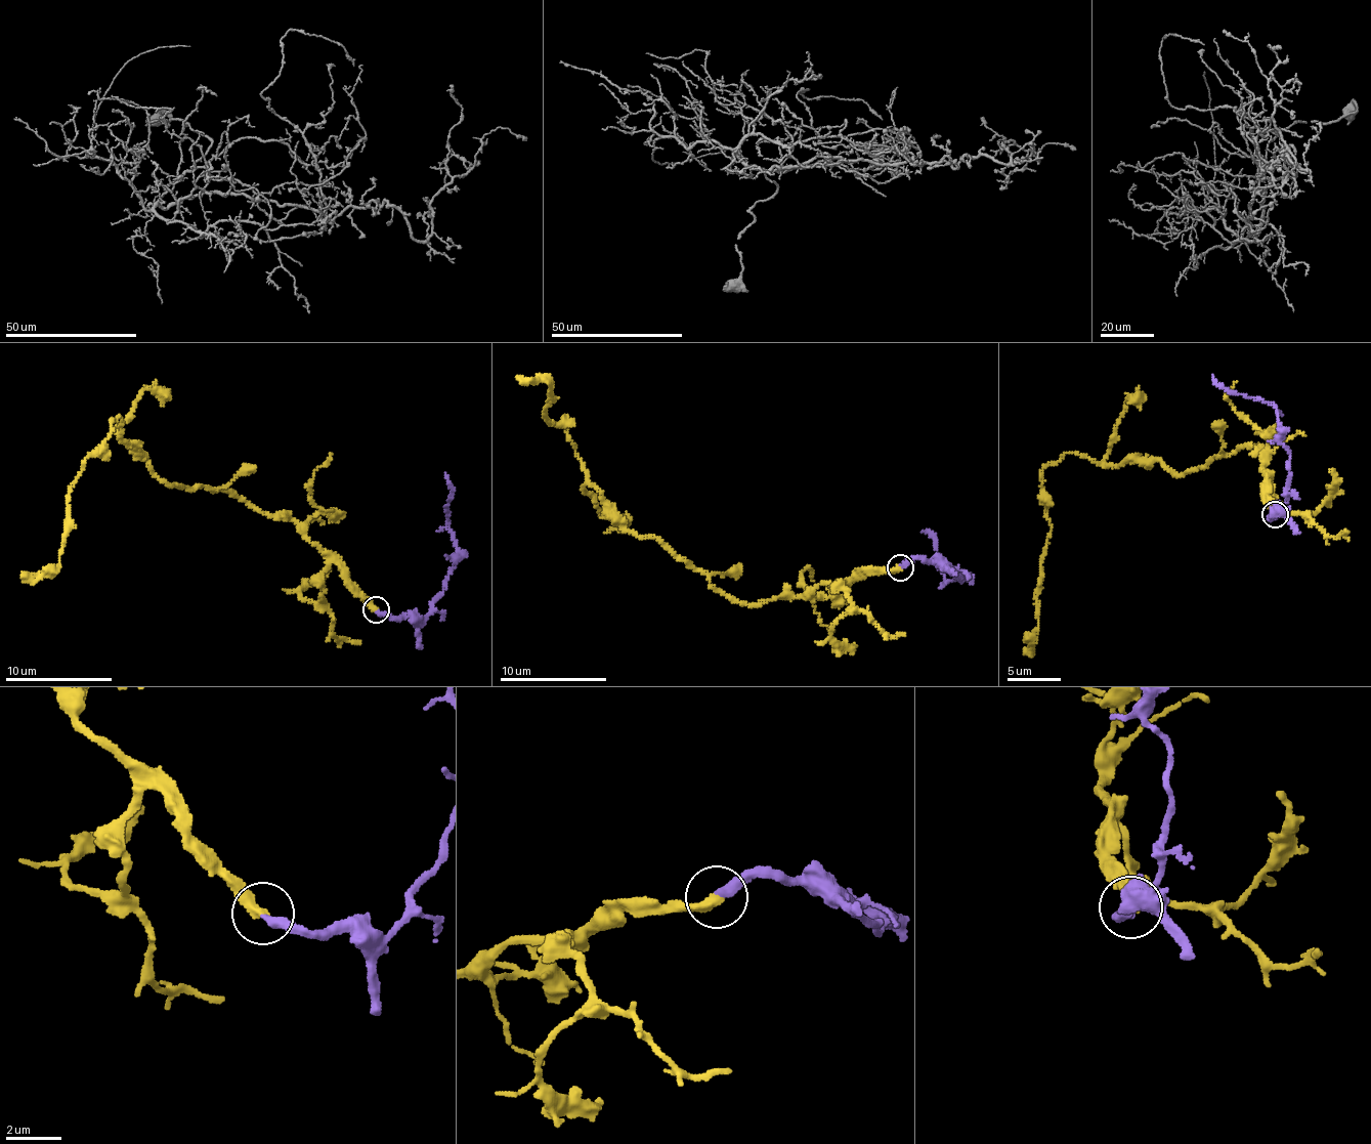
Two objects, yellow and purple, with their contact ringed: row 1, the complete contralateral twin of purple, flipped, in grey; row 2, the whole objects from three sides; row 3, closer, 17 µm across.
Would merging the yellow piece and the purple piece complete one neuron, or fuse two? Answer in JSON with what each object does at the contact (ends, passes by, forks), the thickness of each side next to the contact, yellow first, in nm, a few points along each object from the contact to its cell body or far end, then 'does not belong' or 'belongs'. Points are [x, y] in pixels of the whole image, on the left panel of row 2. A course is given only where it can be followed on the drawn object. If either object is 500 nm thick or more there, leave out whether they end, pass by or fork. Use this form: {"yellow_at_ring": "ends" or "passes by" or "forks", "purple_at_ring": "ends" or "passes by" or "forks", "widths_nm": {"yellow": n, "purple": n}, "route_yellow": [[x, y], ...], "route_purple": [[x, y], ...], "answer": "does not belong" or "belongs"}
{"yellow_at_ring": "ends", "purple_at_ring": "ends", "widths_nm": {"yellow": 380, "purple": 360}, "route_yellow": [[375, 610], [292, 521], [155, 474], [124, 442], [119, 416], [76, 480], [59, 568], [22, 577]], "route_purple": [[376, 609], [392, 617], [423, 618], [443, 591], [456, 561], [456, 543], [444, 511], [452, 498], [445, 472]], "answer": "belongs"}

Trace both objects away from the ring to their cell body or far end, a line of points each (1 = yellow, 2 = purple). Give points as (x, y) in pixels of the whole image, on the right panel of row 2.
1: (1275, 515), (1266, 452), (1181, 474), (1158, 460), (1109, 466), (1067, 453), (1042, 470), (1051, 534), (1024, 654)
2: (1273, 514), (1281, 506), (1289, 472), (1277, 410), (1259, 400), (1231, 393), (1212, 375)

